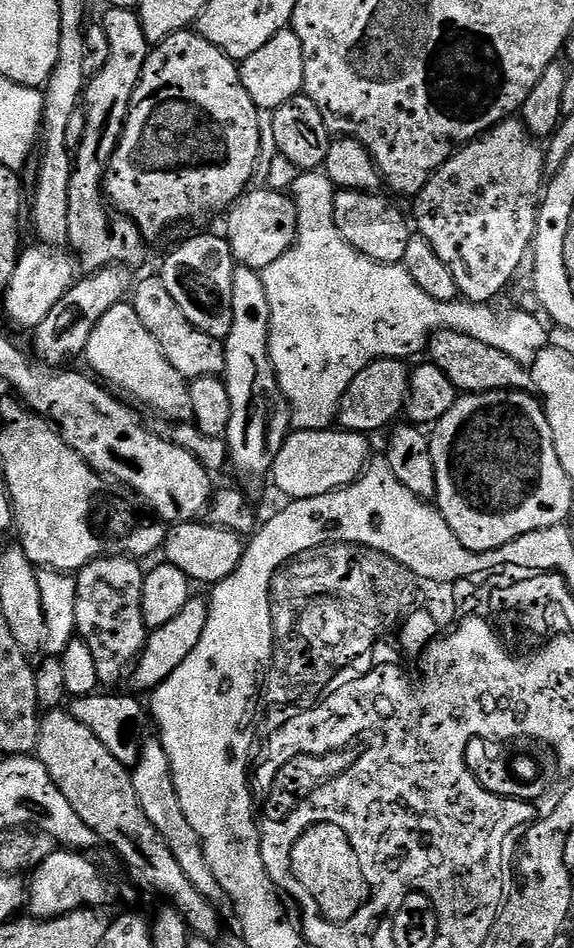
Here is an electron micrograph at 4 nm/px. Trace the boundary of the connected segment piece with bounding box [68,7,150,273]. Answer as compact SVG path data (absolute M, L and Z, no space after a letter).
M109 7L107 11L104 16L104 36L108 39L108 57L96 73L91 73L83 90L84 133L82 142L74 149L70 178L68 244L85 273L96 272L99 268L136 264L146 243L140 227L124 213L113 209L104 190L104 180L108 176L114 150L124 133L128 108L140 76L144 73L150 45L142 30L139 11L114 7Z

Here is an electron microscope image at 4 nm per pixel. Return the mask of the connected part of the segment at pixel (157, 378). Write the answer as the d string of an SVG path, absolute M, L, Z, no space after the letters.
M121 302L102 314L102 320L94 326L94 334L90 334L90 342L86 342L83 359L88 360L91 371L105 385L121 388L125 397L133 396L138 403L157 408L162 415L169 416L169 421L192 420L189 381L170 366L166 354L162 354L162 346L158 346L158 338L142 326L142 318L138 318L131 303Z

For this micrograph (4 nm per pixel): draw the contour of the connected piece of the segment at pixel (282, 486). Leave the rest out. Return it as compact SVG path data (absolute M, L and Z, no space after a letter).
M343 430L289 431L272 456L270 480L289 501L318 498L359 480L370 463L369 437L363 432Z

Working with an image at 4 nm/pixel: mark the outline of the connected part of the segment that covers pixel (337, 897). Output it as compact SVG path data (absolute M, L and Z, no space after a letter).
M317 821L301 834L291 848L293 874L315 900L321 916L336 924L344 924L354 917L370 898L360 859L344 830L330 822Z

